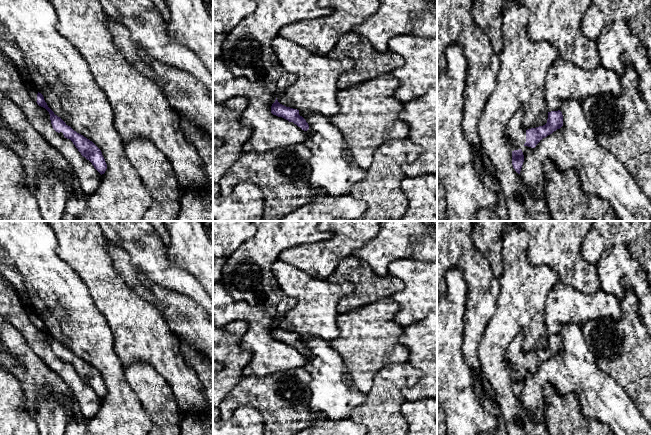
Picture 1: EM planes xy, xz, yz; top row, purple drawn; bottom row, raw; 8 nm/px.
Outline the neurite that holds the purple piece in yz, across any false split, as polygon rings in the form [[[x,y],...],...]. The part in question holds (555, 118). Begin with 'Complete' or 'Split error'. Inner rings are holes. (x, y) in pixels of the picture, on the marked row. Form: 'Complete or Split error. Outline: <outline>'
Complete. Outline: [[[560,110],[548,112],[547,123],[543,126],[526,130],[526,142],[524,146],[535,148],[545,137],[563,126],[563,115]]]

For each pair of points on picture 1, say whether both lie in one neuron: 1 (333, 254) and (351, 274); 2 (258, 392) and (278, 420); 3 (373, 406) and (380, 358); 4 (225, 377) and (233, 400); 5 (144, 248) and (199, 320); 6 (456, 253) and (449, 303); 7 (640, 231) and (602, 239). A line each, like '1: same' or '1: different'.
1: different
2: same
3: different
4: different
5: different
6: different
7: same

